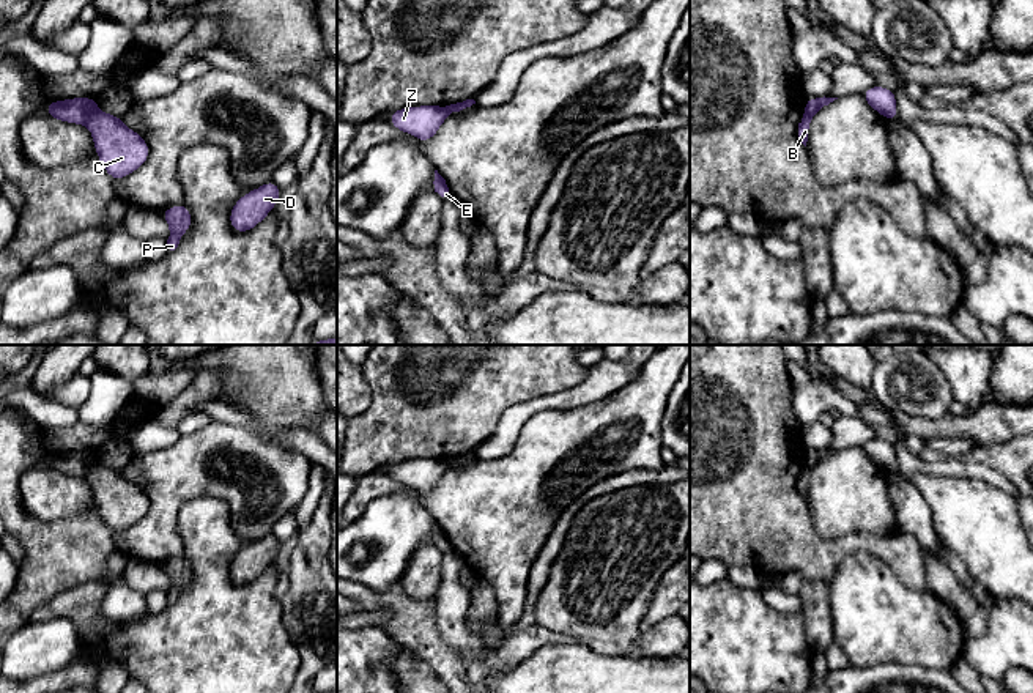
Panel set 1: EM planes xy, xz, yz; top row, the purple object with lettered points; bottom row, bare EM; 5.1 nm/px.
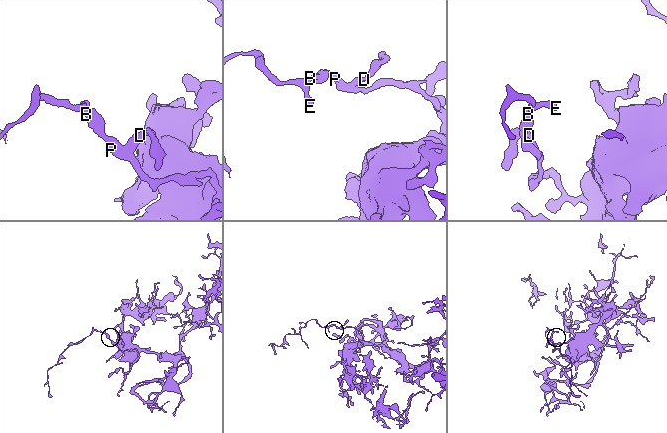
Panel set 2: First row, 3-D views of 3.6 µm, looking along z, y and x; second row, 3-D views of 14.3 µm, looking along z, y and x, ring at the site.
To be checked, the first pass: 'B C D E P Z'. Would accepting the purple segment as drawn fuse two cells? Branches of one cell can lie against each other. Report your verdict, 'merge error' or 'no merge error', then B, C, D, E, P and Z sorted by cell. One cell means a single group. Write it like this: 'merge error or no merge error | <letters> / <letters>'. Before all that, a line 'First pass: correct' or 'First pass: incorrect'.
First pass: incorrect
merge error | B C D P / E Z

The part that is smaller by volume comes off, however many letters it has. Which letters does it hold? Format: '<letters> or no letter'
E, Z

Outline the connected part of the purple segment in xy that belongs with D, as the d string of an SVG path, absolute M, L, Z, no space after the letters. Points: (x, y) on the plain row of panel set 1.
M269 532L266 537L243 548L230 564L230 578L244 586L260 576L272 564L282 543Z

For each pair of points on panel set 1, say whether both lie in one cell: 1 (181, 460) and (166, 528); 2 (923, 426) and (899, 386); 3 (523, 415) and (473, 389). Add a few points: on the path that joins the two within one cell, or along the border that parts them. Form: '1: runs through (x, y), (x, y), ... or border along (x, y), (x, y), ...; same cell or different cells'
1: runs through (172, 478), (167, 482), (166, 511); same cell
2: border along (892, 410), (926, 418), (942, 418), (947, 413); different cells
3: border along (544, 394), (510, 405), (488, 438); different cells

